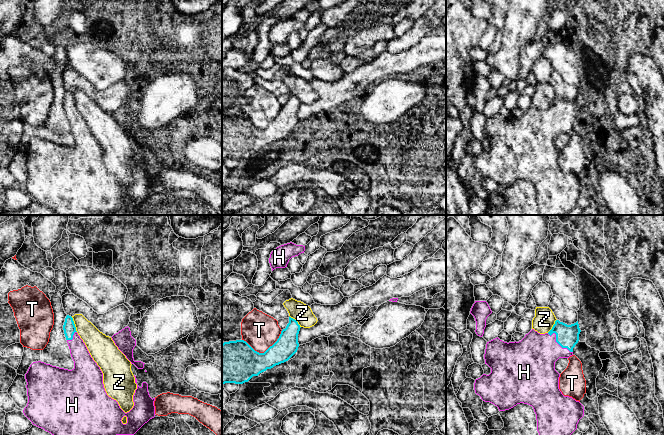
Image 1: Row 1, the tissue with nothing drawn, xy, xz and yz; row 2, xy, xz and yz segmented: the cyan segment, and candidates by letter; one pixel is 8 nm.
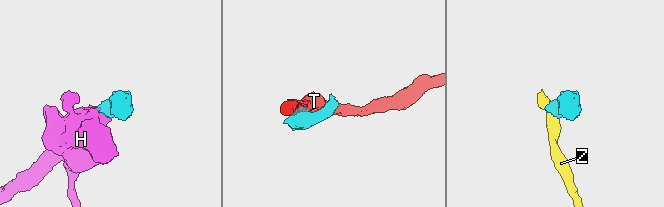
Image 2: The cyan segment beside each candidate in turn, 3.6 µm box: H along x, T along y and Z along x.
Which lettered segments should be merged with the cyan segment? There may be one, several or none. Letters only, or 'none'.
H

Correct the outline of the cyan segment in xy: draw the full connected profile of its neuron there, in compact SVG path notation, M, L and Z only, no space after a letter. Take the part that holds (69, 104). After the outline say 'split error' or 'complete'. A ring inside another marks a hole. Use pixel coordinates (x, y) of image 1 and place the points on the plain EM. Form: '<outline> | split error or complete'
M69 91L65 94L63 106L74 144L68 146L41 137L33 138L25 150L28 179L23 186L24 191L33 201L58 215L113 215L116 211L134 211L155 193L155 174L150 173L148 160L143 158L141 163L137 160L133 171L134 182L125 189L118 178L107 171L103 149L78 111L73 94Z | split error

